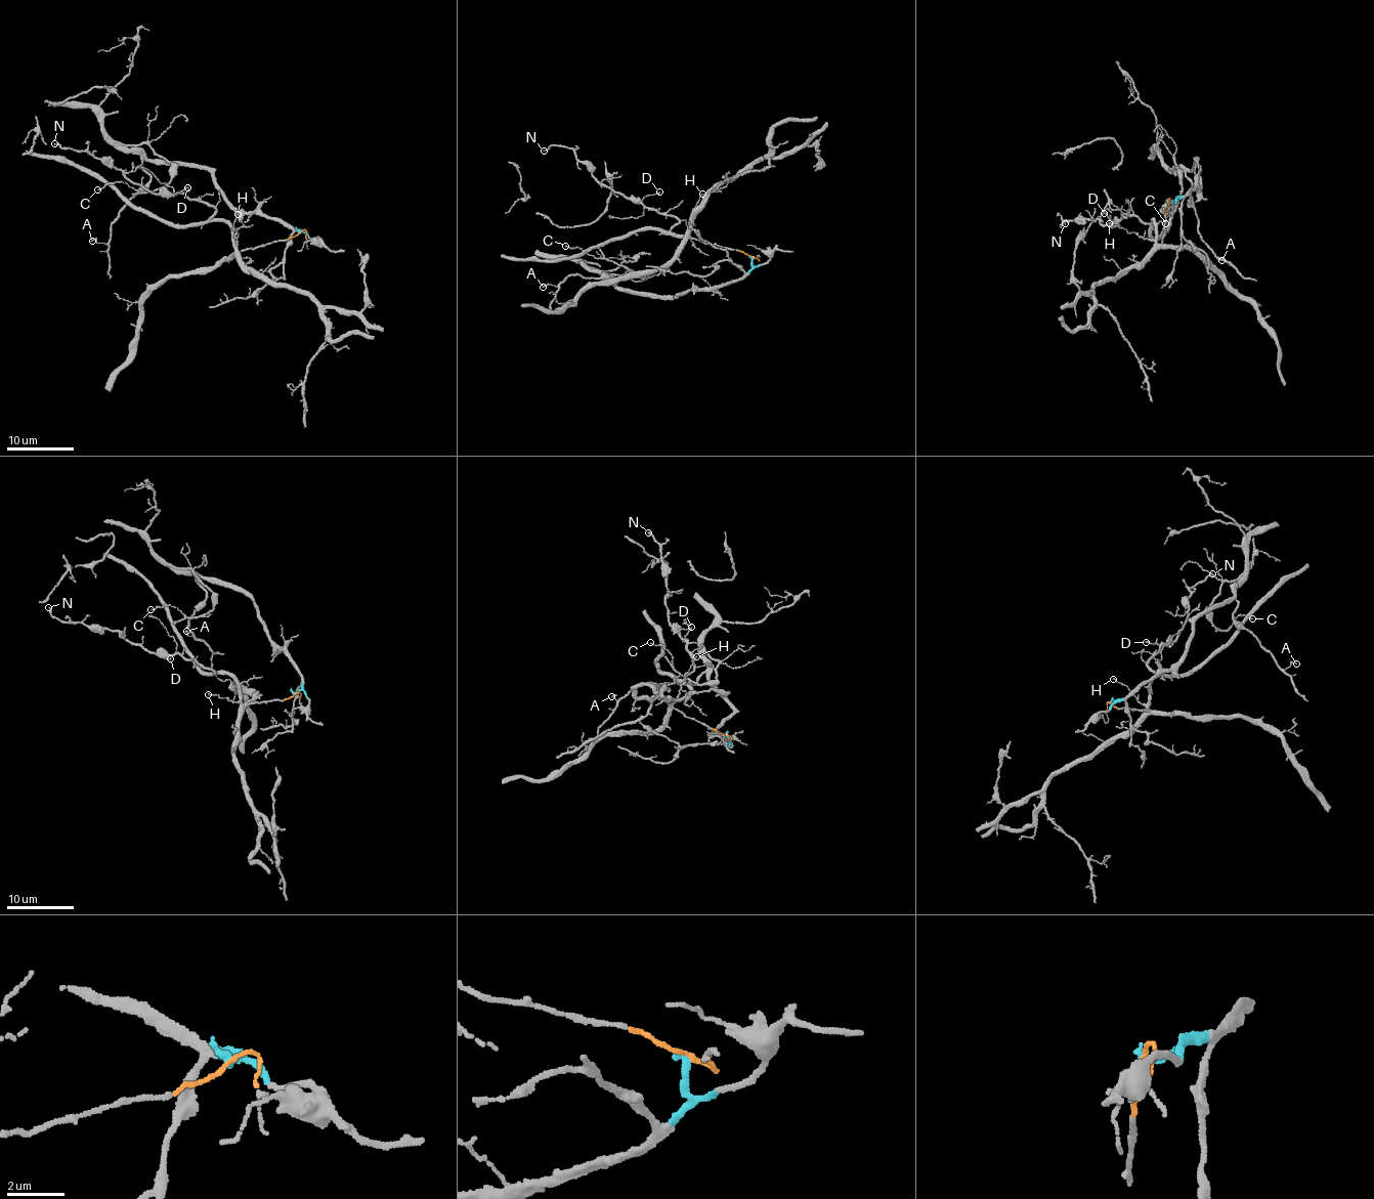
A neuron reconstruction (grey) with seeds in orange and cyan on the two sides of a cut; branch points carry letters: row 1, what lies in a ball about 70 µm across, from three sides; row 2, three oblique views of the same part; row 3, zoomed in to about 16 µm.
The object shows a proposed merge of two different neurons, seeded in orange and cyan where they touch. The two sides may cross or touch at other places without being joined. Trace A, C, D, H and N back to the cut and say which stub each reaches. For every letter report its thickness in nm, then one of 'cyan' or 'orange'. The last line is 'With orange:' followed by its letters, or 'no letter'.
A: calibre 150 nm; cyan
C: calibre 110 nm; cyan
D: calibre 130 nm; orange
H: calibre 100 nm; orange
N: calibre 140 nm; orange
With orange: D, H, N

